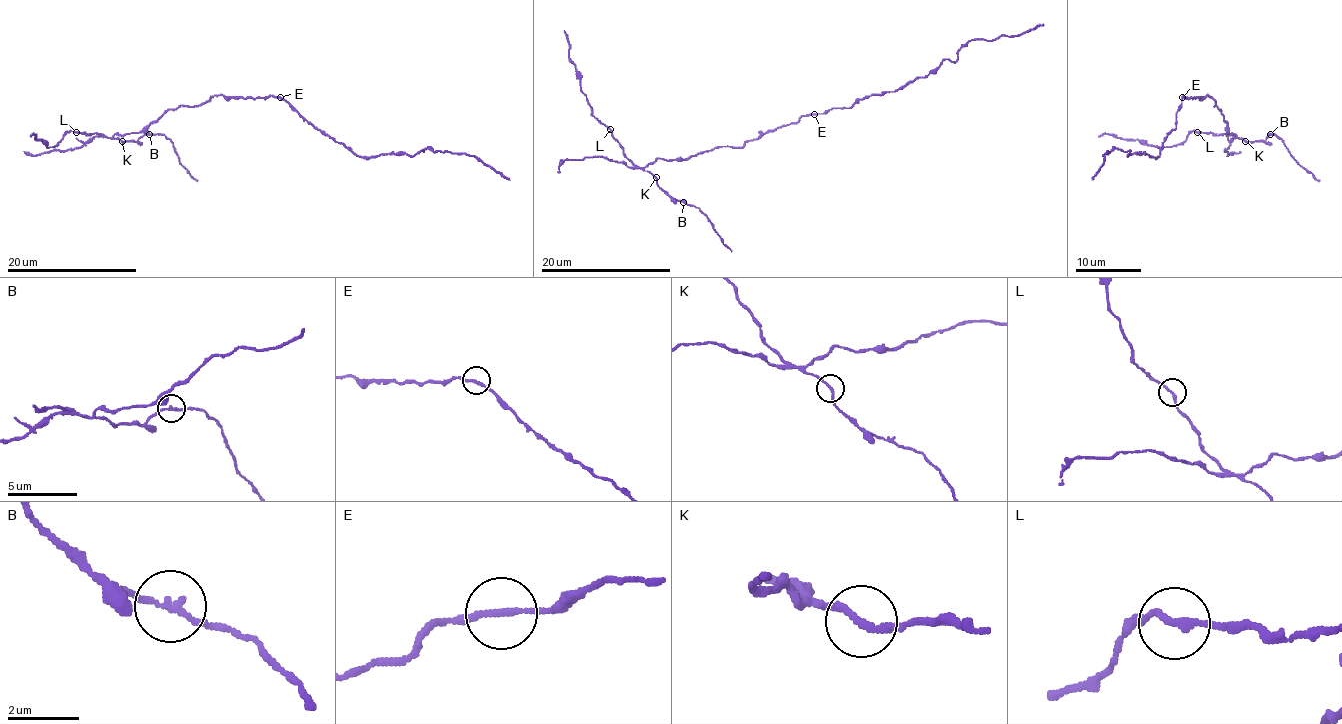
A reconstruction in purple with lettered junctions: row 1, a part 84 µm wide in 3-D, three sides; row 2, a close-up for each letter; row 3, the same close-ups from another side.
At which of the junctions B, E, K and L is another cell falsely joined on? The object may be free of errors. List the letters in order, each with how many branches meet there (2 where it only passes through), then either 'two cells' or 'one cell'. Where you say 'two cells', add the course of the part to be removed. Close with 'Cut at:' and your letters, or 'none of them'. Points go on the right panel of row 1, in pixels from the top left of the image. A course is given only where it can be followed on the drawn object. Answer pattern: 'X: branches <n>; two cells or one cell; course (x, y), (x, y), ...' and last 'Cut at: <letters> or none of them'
B: branches 2; one cell
E: branches 2; one cell
K: branches 2; one cell
L: branches 2; one cell
Cut at: none of them

